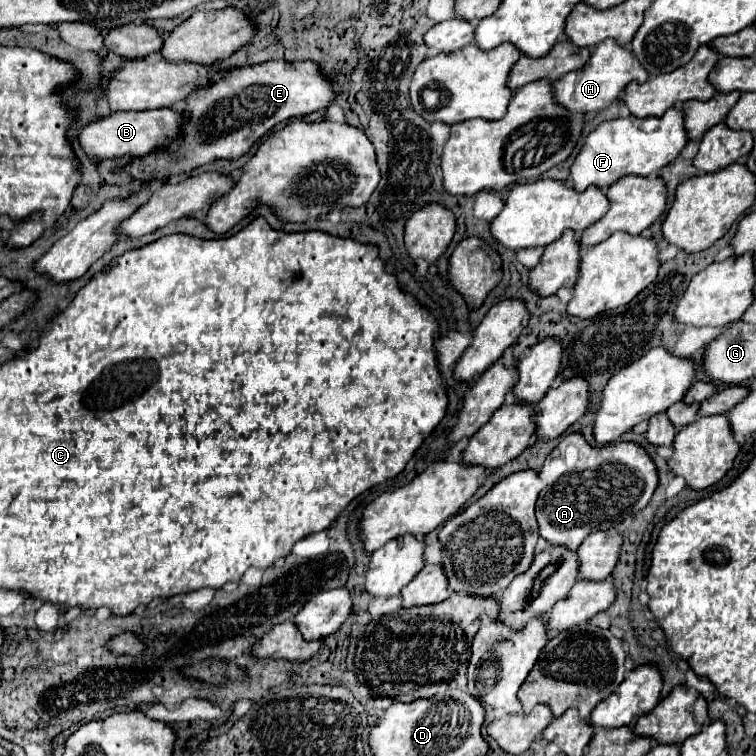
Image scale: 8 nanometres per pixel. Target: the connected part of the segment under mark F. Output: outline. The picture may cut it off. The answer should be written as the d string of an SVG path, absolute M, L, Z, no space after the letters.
M676 108L666 110L660 118L616 118L610 122L602 122L596 130L592 130L580 154L576 156L574 164L570 166L572 174L572 188L586 190L588 186L596 186L606 190L622 176L650 176L652 172L660 170L662 166L670 164L680 150L686 146L688 138L682 124L682 112Z

